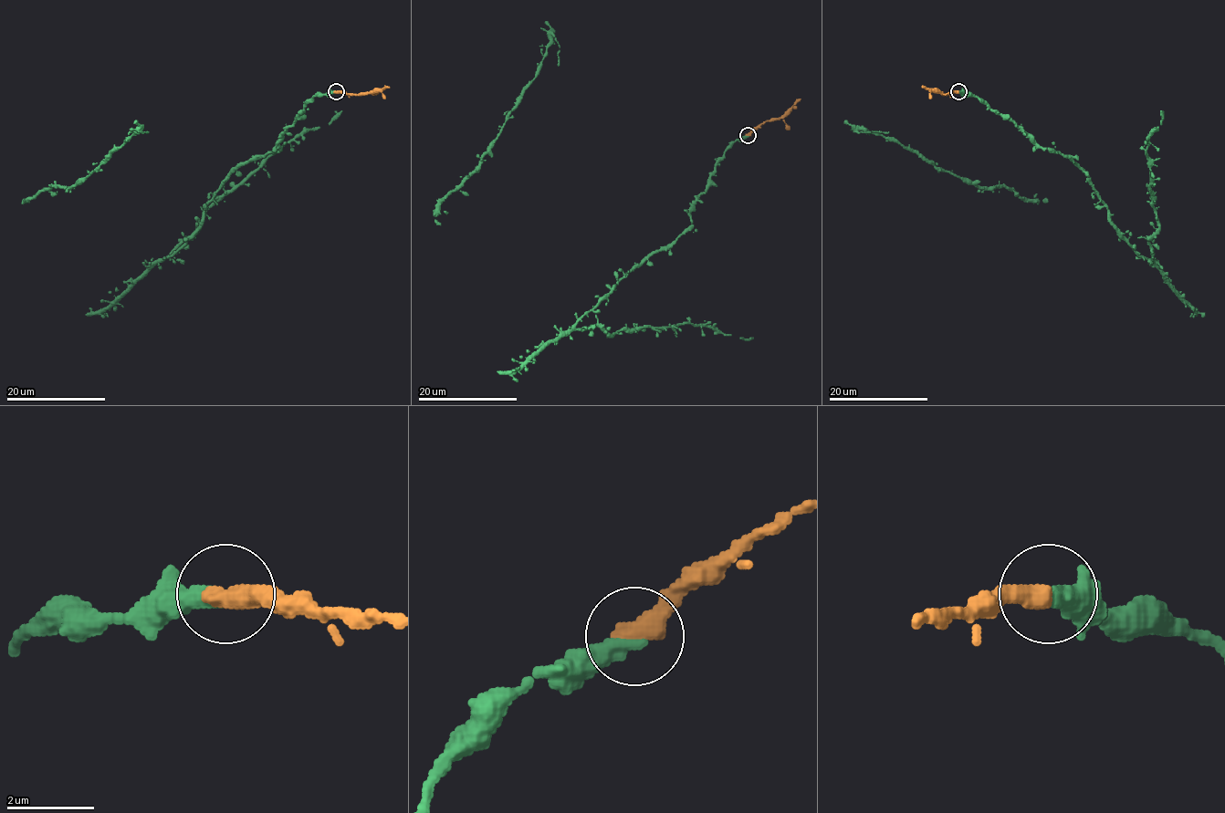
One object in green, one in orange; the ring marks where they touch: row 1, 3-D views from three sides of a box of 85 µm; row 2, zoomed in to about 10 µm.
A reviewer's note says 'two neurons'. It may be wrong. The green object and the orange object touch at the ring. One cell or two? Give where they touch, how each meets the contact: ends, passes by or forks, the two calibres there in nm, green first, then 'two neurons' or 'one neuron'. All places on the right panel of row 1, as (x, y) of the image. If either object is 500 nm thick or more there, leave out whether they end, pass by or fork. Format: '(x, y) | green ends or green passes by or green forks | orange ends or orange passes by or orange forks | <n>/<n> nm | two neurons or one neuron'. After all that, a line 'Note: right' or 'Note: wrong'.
(958, 91) | 440/500 nm | one neuron
Note: wrong

